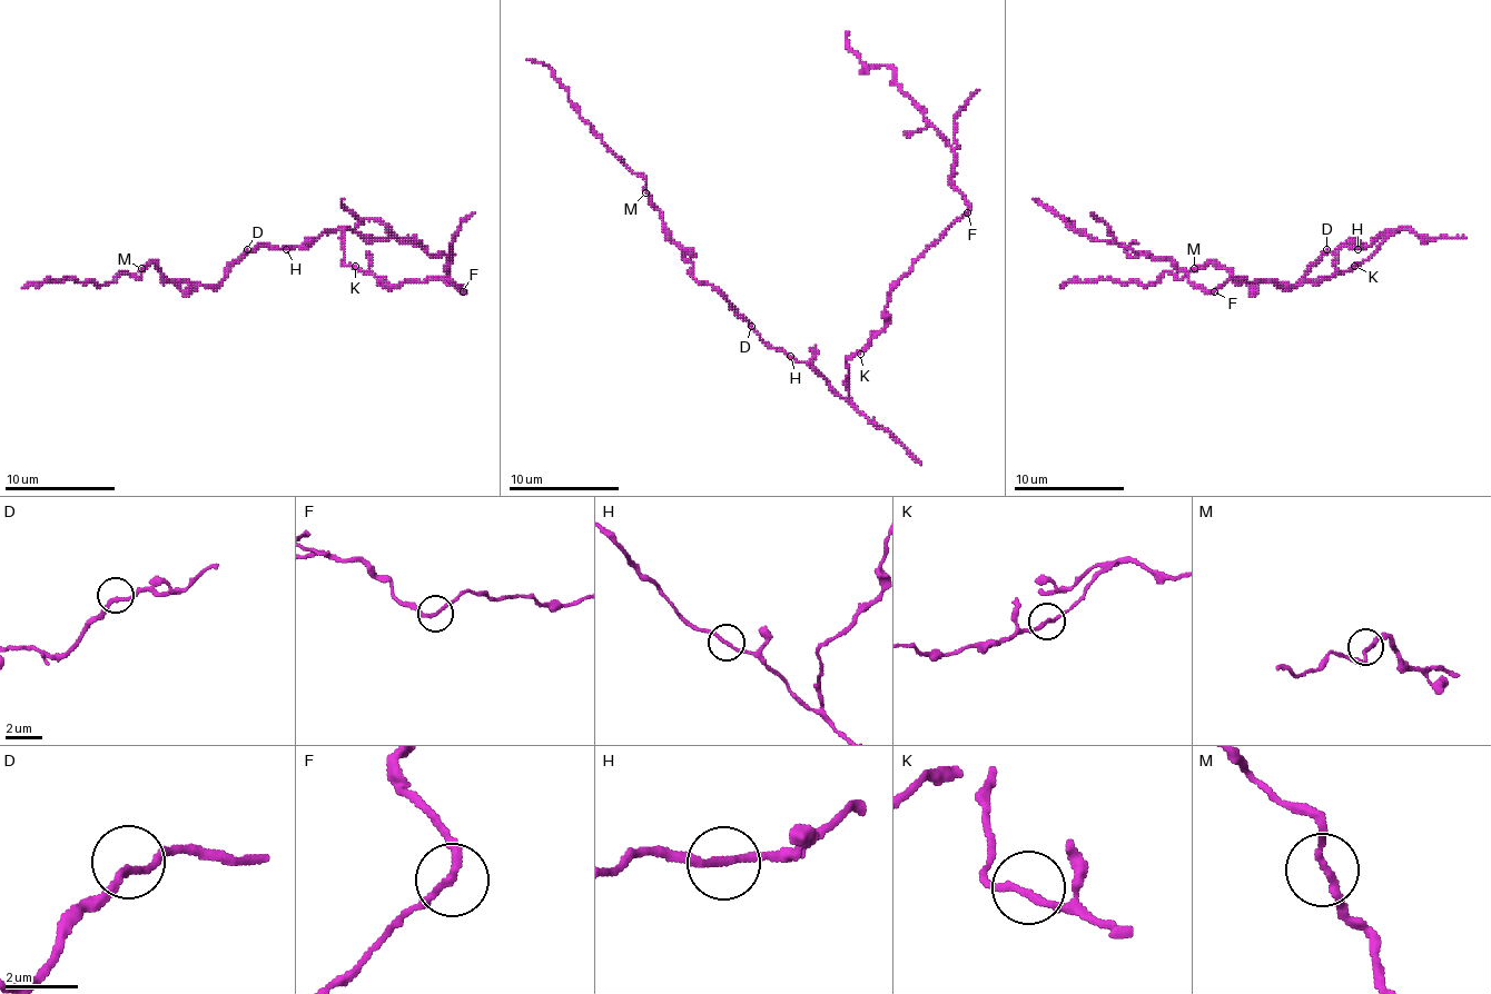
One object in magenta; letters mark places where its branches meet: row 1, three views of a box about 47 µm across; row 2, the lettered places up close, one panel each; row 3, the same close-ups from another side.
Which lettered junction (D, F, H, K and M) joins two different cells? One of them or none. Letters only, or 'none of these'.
none of these

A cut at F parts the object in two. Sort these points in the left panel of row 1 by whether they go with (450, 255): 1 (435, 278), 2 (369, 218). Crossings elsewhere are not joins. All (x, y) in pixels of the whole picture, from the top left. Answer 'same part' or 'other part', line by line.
1: other part
2: same part

